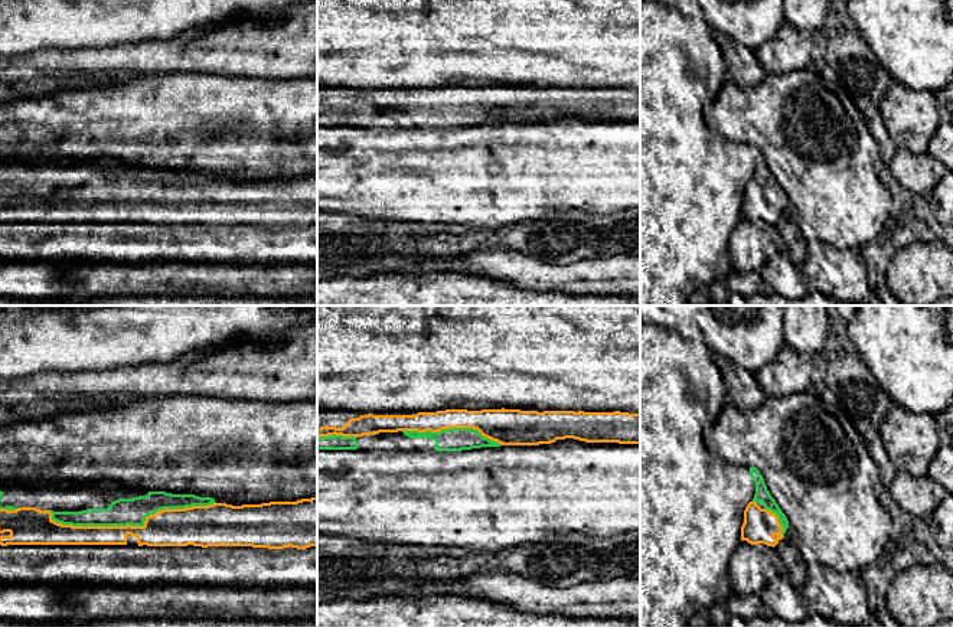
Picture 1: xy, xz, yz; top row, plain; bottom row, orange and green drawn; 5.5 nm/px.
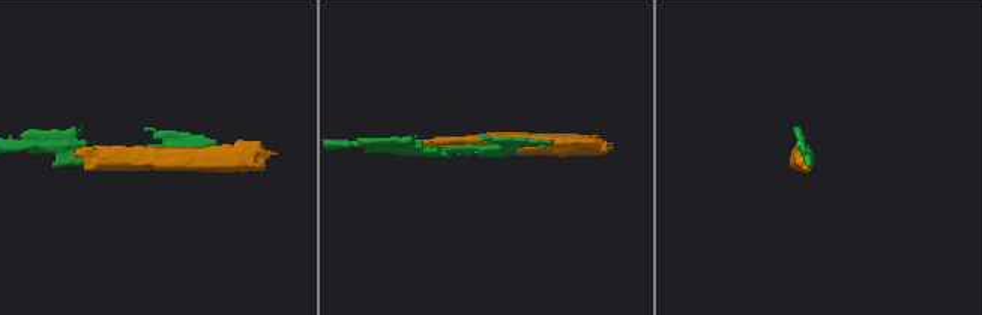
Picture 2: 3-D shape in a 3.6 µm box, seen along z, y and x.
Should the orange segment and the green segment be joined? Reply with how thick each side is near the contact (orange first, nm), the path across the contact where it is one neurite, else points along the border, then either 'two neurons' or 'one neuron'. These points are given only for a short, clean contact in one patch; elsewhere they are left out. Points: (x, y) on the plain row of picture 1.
calibres 200 and 150 nm; one neuron

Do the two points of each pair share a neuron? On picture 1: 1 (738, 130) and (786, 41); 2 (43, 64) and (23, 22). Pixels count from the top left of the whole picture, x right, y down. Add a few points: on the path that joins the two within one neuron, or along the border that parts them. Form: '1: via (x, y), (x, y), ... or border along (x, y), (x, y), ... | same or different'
1: border along (802, 68), (767, 74) | different
2: border along (71, 49), (39, 49), (15, 56) | different

